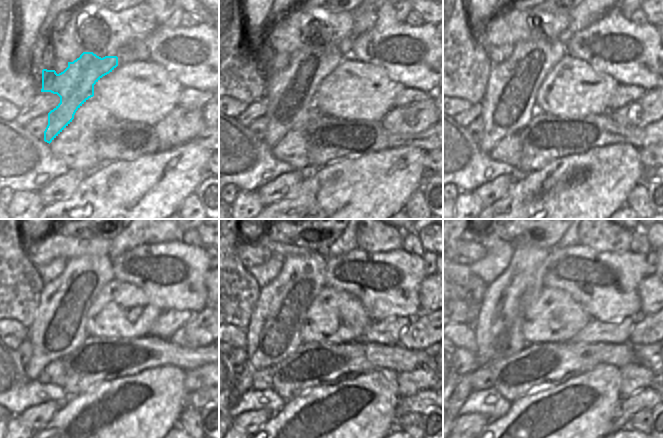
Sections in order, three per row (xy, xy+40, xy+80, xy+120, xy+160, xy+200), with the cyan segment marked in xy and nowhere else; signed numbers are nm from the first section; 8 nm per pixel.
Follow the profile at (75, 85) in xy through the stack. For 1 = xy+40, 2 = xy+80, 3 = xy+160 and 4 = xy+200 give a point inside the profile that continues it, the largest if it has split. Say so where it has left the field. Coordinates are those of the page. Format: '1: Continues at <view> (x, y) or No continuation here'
1: Continues at xy+40 (289, 93)
2: Continues at xy+80 (509, 103)
3: Continues at xy+160 (273, 334)
4: Continues at xy+200 (498, 328)

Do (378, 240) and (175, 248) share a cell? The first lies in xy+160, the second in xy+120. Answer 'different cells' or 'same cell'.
different cells

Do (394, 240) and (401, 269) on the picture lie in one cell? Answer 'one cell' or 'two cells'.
two cells

